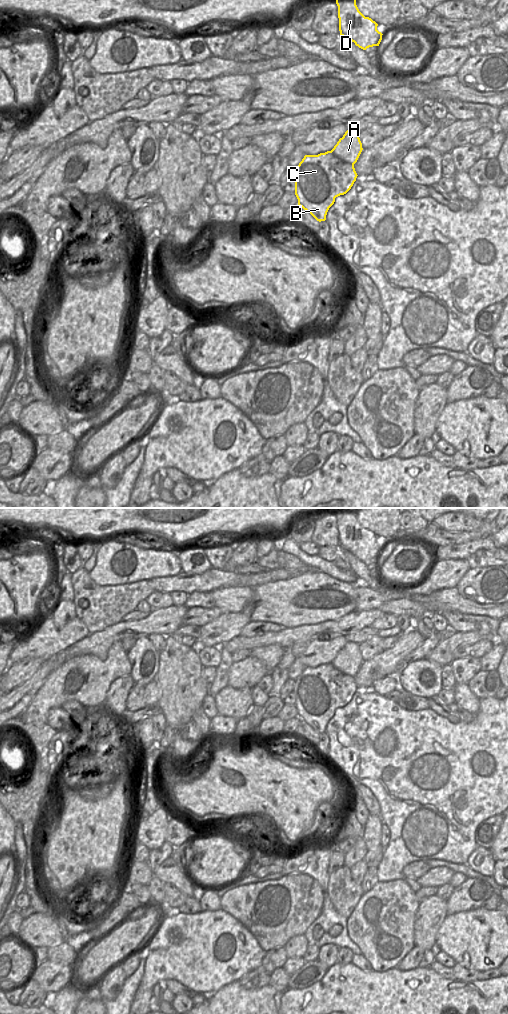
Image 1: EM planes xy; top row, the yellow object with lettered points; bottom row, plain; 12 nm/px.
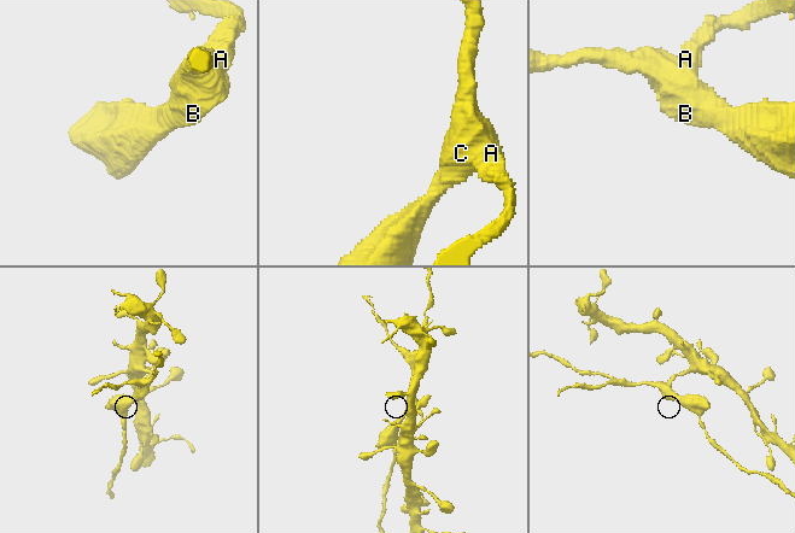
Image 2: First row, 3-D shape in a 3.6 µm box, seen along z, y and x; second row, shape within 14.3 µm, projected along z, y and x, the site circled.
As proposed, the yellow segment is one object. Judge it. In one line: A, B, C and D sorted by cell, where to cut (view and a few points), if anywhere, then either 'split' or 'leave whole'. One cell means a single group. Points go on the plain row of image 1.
A D / B C | xy (331, 662), (341, 672), (353, 677) | split

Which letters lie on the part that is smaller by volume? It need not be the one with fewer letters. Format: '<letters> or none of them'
B, C

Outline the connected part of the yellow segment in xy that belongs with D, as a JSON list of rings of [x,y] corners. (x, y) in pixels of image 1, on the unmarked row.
[[[356,508],[336,510],[338,518],[339,543],[343,548],[366,562],[379,558],[382,545],[377,542],[378,536],[369,529],[365,529],[356,517]]]

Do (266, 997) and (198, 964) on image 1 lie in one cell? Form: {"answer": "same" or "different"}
{"answer": "different"}

